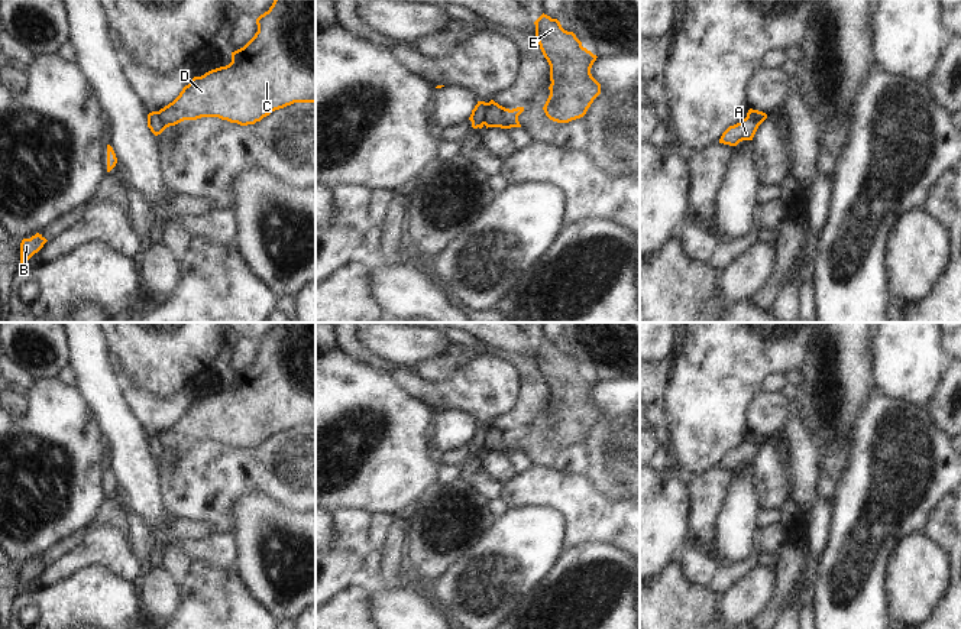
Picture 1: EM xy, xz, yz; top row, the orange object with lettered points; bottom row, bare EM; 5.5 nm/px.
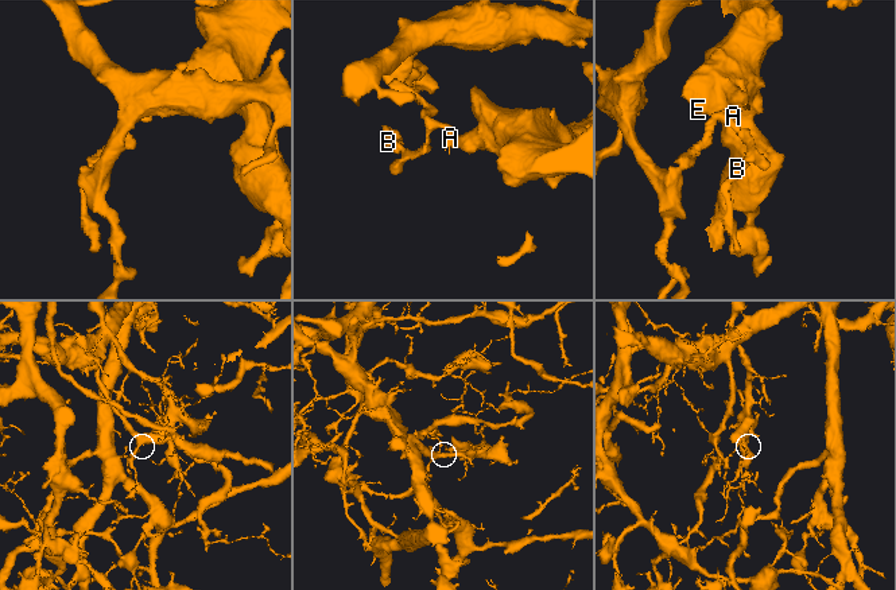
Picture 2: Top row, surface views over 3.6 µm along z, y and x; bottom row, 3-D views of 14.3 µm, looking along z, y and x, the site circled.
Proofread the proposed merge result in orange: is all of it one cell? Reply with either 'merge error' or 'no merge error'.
merge error

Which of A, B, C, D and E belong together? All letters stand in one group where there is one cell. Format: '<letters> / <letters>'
A B / C D E

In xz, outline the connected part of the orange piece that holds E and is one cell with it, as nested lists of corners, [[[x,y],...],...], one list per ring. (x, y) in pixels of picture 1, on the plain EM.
[[[543,337],[534,348],[540,373],[550,389],[550,419],[543,431],[546,440],[557,447],[569,447],[583,441],[601,418],[601,408],[590,398],[598,380],[583,372],[573,356],[564,354],[557,343]]]

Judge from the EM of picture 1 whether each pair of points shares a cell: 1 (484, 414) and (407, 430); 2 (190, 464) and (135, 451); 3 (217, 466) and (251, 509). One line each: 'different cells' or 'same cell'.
1: different cells
2: different cells
3: different cells

